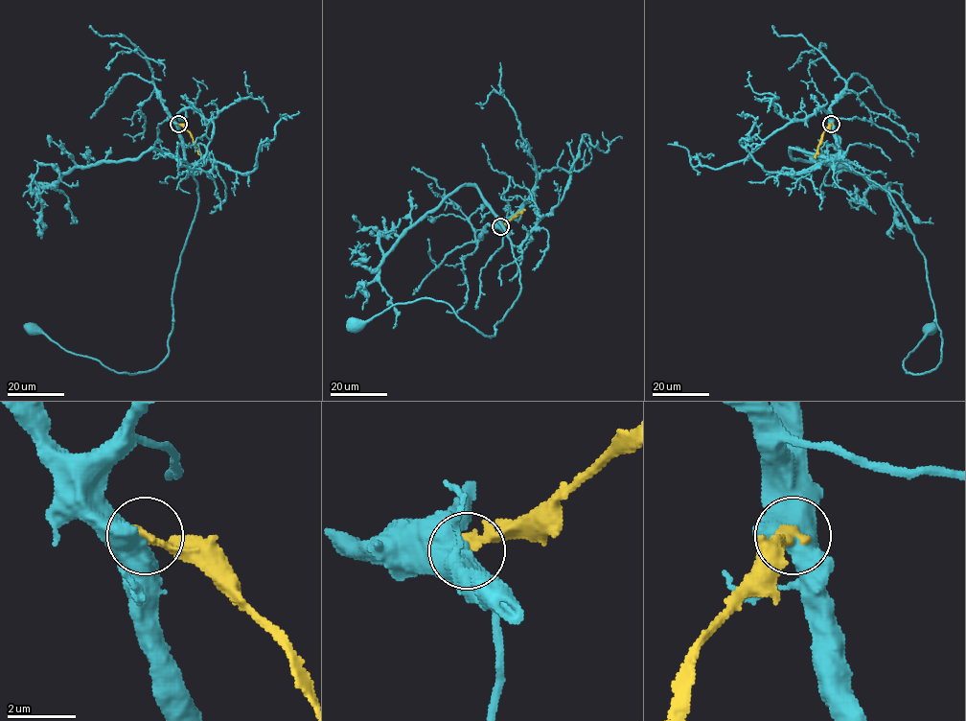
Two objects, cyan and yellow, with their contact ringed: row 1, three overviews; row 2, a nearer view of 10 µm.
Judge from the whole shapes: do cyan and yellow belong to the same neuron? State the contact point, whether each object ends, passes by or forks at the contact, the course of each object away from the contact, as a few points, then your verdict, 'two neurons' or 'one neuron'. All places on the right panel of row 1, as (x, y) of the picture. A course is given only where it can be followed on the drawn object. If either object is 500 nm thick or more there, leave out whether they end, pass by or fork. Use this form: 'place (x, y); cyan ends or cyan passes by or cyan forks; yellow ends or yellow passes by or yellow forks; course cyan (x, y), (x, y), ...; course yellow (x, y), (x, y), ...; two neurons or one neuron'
place (831, 124); course cyan (831, 124), (839, 157), (888, 193), (925, 260), (941, 361), (922, 374), (907, 372), (904, 360), (930, 329); course yellow (831, 124), (822, 134), (815, 158); two neurons

